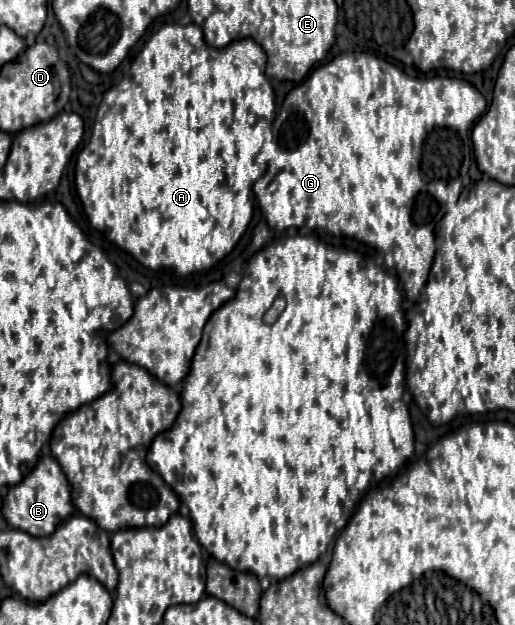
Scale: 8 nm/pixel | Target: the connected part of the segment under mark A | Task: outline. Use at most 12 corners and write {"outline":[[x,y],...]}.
{"outline":[[164,24],[76,158],[90,224],[208,270],[276,152],[266,54]]}

